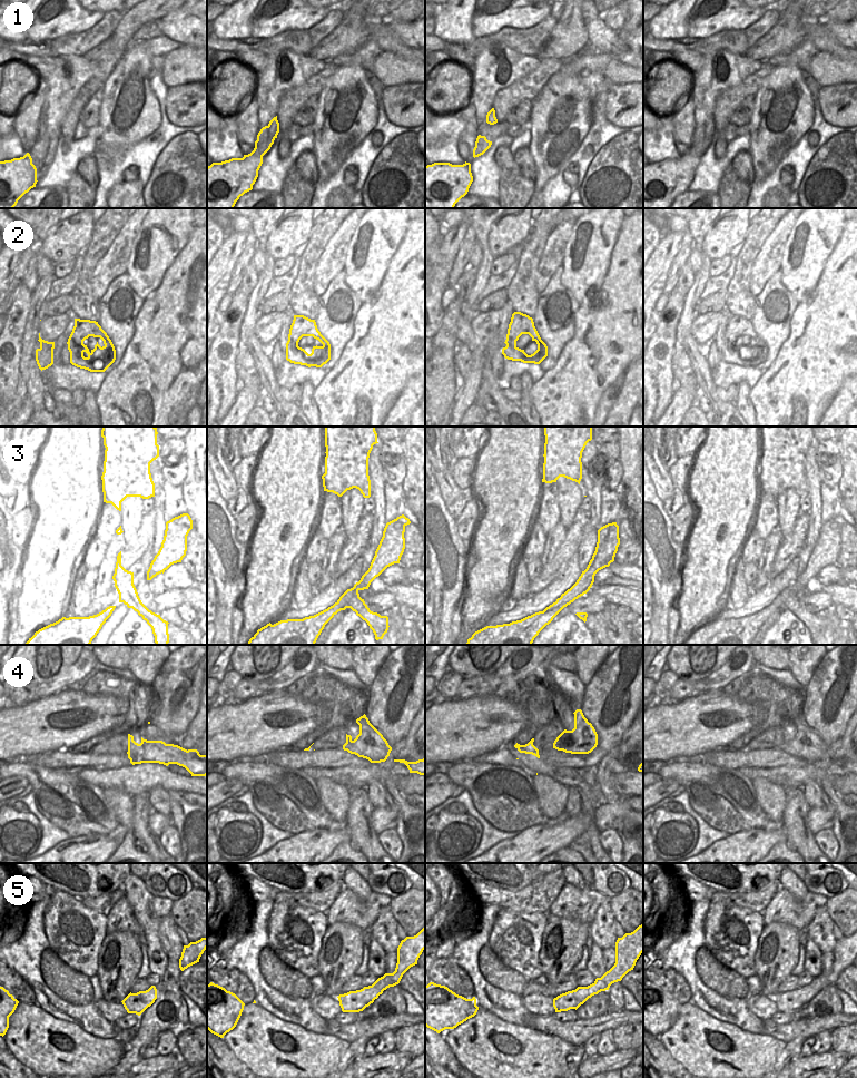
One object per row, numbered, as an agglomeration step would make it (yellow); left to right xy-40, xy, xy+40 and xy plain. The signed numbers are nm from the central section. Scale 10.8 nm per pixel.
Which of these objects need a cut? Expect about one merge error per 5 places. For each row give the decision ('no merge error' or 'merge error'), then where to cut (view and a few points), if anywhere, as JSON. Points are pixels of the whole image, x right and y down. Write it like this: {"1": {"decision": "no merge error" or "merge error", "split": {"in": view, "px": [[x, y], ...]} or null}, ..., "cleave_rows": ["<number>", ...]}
{"1": {"decision": "merge error", "split": {"in": "xy", "px": [[267, 126], [267, 135], [273, 140]]}}, "2": {"decision": "no merge error", "split": null}, "3": {"decision": "merge error", "split": {"in": "xy", "px": [[340, 598], [346, 607]]}}, "4": {"decision": "merge error", "split": {"in": "xy-40", "px": [[140, 743], [141, 753], [149, 762]]}}, "5": {"decision": "no merge error", "split": null}, "cleave_rows": ["1", "3", "4"]}

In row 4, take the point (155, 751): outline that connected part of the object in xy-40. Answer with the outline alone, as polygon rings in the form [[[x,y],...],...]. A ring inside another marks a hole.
[[[141,737],[142,751],[149,763],[168,766],[177,764],[185,767],[191,776],[207,775],[207,755],[200,755],[197,749],[185,749],[178,745],[166,744],[162,741],[147,741]]]

